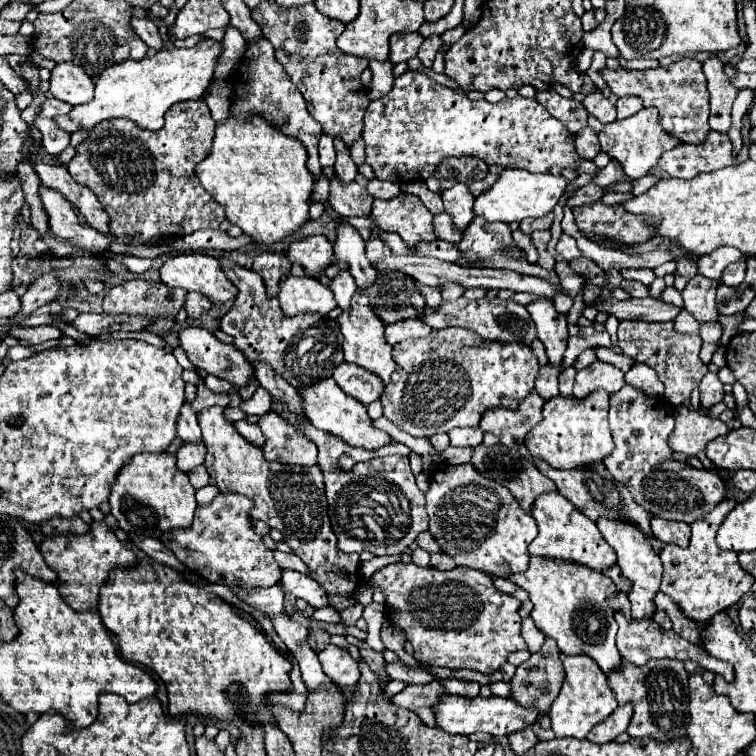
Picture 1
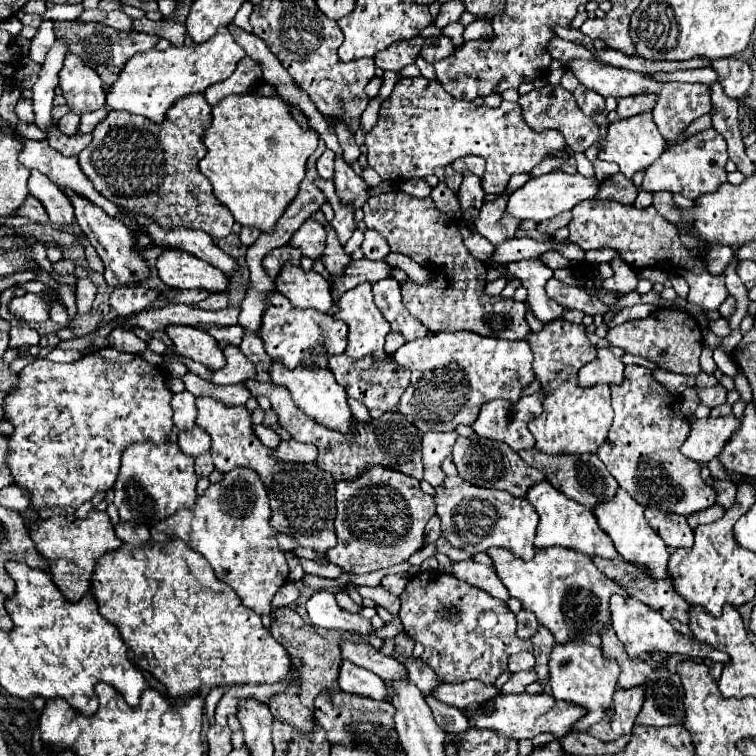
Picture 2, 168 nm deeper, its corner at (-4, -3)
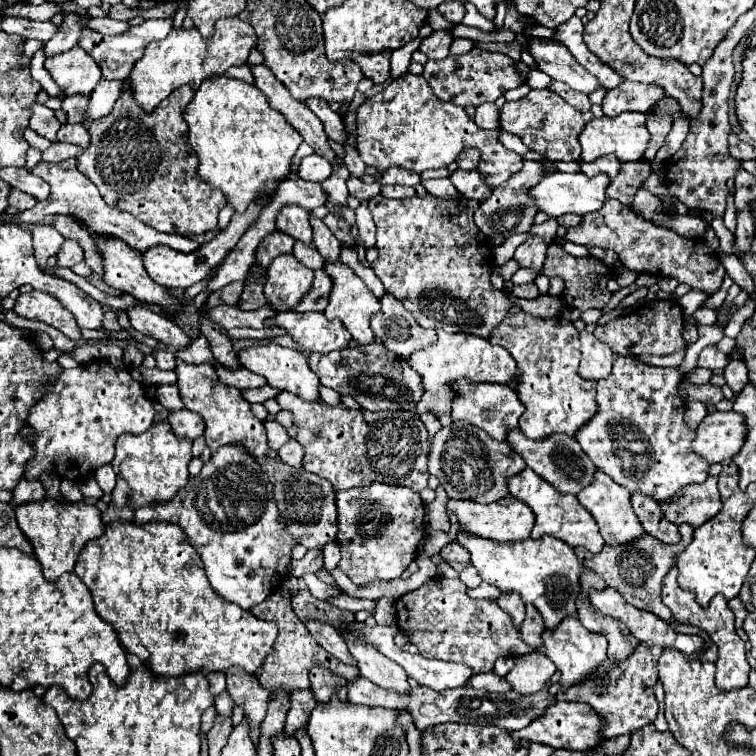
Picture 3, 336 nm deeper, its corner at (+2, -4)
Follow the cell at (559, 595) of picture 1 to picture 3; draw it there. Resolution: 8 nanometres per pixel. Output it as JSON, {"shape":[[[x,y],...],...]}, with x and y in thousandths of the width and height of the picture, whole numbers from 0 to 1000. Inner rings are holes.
{"shape":[[[615,702],[604,705],[604,716],[623,731],[623,745],[636,758],[636,766],[647,774],[655,774],[663,784],[687,784],[694,800],[705,800],[724,832],[734,832],[750,813],[763,816],[763,790],[769,782],[766,763],[779,753],[766,742],[761,729],[734,713],[697,713],[692,718],[655,718],[649,713],[634,713],[618,708]]]}

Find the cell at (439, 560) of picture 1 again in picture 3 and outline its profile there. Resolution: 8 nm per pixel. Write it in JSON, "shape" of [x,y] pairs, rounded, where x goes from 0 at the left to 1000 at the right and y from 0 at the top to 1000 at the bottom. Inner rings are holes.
{"shape":[[[618,750],[607,758],[607,766],[620,776],[620,779],[628,779],[636,774],[636,766],[634,766],[634,755],[628,755],[628,750]]]}

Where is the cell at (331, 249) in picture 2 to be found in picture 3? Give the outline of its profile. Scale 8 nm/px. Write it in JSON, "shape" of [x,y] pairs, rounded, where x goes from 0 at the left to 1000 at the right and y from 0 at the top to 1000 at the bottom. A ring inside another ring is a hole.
{"shape":[[[409,284],[409,290],[414,298],[414,321],[417,321],[419,332],[430,340],[430,345],[443,345],[451,332],[448,316],[438,308],[438,303],[425,290],[419,290],[414,284]]]}

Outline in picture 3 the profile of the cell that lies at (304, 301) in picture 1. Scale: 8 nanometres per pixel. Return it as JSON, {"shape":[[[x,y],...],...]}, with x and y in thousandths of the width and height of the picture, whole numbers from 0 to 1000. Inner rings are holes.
{"shape":[[[369,337],[353,356],[351,393],[364,411],[388,409],[409,388],[414,358],[398,351],[388,337]]]}

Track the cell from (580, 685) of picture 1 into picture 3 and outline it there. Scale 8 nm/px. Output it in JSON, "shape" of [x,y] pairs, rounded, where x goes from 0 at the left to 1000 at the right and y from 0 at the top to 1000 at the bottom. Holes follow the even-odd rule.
{"shape":[[[747,819],[745,827],[734,829],[734,835],[721,835],[718,837],[718,861],[742,888],[739,906],[747,914],[758,906],[771,903],[790,882],[798,880],[798,874],[803,872],[803,845],[798,845],[798,840],[776,835],[766,824],[766,819]]]}

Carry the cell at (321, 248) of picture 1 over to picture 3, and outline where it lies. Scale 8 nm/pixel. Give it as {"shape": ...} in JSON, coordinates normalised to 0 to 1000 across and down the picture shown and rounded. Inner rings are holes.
{"shape":[[[374,274],[366,290],[366,303],[398,321],[414,319],[414,300],[409,295],[409,282],[401,279],[398,274]]]}

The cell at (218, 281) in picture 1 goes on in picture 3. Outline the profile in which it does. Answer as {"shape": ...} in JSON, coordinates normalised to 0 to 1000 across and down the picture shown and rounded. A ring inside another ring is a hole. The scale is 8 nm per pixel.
{"shape":[[[327,279],[327,284],[308,284],[300,303],[290,306],[276,321],[269,321],[263,327],[263,332],[255,332],[255,335],[229,332],[226,327],[200,327],[200,329],[194,329],[189,335],[189,351],[197,361],[197,366],[205,374],[210,374],[221,382],[247,382],[247,380],[253,380],[263,372],[276,369],[279,358],[295,345],[295,337],[300,337],[300,332],[306,332],[306,327],[311,327],[311,321],[319,316],[327,298],[332,298],[337,292],[337,284],[343,284],[343,279]]]}

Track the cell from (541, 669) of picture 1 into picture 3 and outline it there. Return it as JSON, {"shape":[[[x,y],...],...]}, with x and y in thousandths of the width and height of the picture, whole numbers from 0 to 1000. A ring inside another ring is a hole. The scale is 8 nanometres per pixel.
{"shape":[[[697,803],[697,816],[689,827],[689,845],[702,853],[708,861],[713,861],[718,856],[716,851],[716,840],[718,840],[721,829],[718,829],[718,819],[713,819],[713,808],[708,808],[708,803]]]}

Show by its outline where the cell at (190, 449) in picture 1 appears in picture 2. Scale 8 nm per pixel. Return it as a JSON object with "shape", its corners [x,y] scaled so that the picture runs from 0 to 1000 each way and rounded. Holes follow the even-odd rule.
{"shape":[[[255,563],[255,569],[237,571],[237,590],[245,601],[263,603],[276,595],[279,579],[276,579],[276,574],[271,574],[271,569],[266,569],[263,563]]]}

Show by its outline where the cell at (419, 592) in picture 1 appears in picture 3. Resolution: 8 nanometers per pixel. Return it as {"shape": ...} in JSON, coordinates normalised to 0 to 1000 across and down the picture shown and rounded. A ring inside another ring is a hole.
{"shape":[[[573,763],[554,779],[536,784],[522,795],[525,829],[552,853],[554,866],[567,872],[615,877],[626,890],[652,888],[657,869],[689,869],[705,861],[692,851],[687,832],[657,795],[623,792],[607,766]]]}

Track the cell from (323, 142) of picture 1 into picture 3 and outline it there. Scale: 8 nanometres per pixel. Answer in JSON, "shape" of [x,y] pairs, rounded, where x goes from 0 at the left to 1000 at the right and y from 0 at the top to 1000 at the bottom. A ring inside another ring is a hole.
{"shape":[[[409,205],[403,210],[398,210],[398,221],[396,221],[396,234],[403,239],[430,239],[438,231],[440,221],[438,216],[433,216],[433,210],[422,208],[422,205]]]}

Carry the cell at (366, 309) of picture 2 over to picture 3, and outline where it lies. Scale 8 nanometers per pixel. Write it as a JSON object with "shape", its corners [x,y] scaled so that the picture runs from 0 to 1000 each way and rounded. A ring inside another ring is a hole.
{"shape":[[[440,348],[435,351],[435,364],[440,369],[440,382],[435,390],[435,403],[430,409],[430,419],[435,425],[448,422],[459,438],[467,443],[467,451],[472,454],[472,459],[483,459],[488,454],[496,454],[496,440],[491,435],[491,419],[496,414],[501,414],[501,396],[485,382],[485,377],[454,348]]]}

